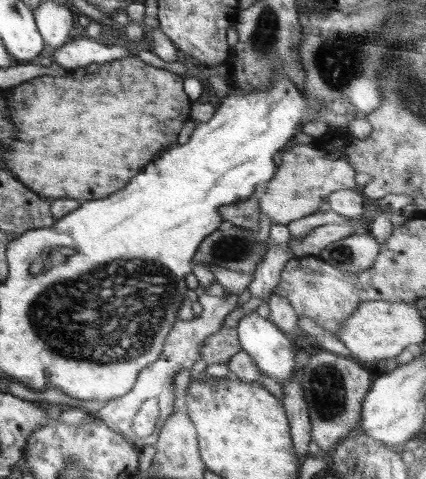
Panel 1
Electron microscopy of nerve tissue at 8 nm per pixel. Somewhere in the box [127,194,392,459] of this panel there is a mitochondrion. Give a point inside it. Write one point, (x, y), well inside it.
(328, 388)

